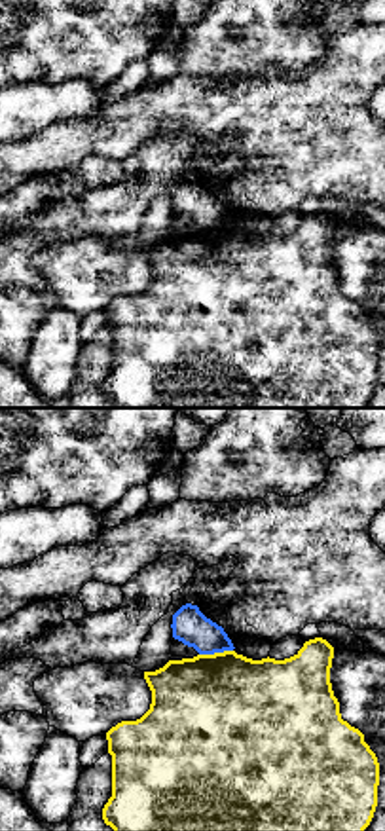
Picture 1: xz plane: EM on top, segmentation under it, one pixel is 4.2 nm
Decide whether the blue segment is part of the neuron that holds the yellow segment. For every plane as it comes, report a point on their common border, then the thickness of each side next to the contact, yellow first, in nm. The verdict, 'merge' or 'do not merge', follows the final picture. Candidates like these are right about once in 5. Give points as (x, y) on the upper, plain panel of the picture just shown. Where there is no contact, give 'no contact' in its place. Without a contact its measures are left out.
meets yellow at (215, 228); 500 nm thick on the yellow side, 150 nm on the other

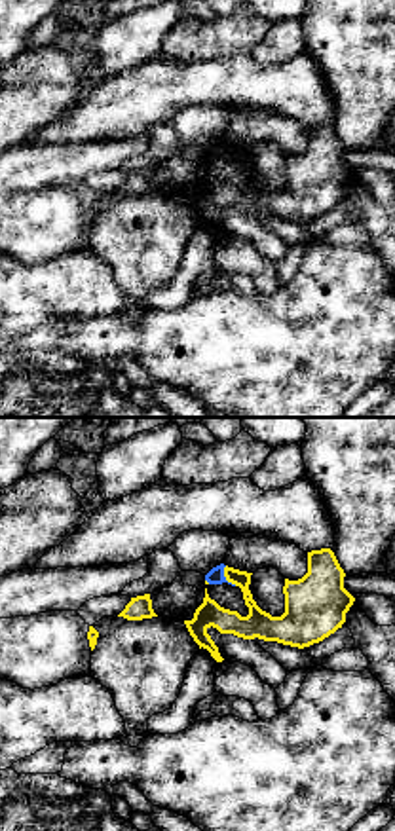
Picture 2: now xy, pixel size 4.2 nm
meets yellow at (225, 150); 120 nm thick on the yellow side, 70 nm on the other

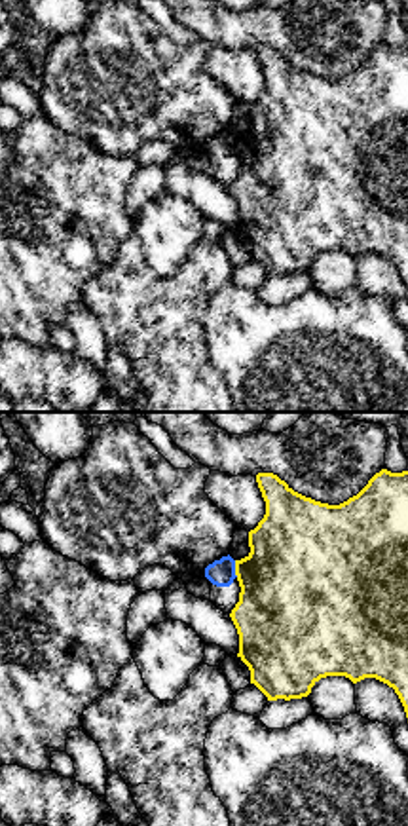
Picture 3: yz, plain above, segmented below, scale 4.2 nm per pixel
meets yellow at (236, 143); 440 nm thick on the yellow side, 110 nm on the other

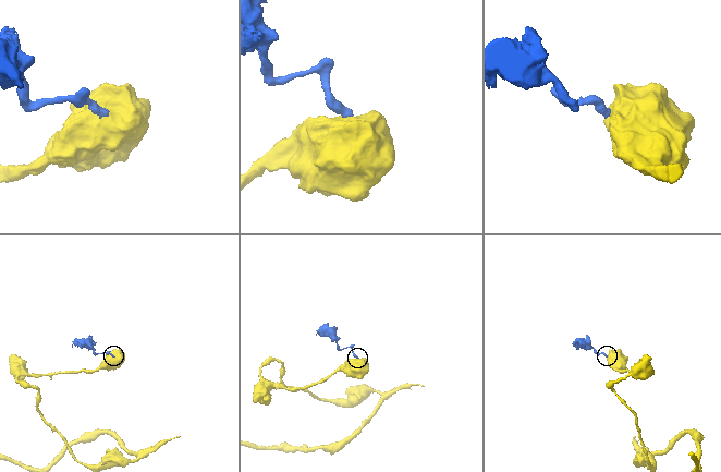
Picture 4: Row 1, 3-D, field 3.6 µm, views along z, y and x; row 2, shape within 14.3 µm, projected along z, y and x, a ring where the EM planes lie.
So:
do not merge

